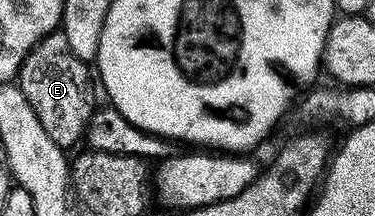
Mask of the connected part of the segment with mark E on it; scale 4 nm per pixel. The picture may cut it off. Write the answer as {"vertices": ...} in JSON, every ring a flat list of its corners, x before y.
{"vertices":[[61,30,48,33,31,52,22,57,22,67,18,69,16,87,28,98,28,106,36,110,40,126,64,150,70,150,77,140,81,141,96,111,94,92,90,89,90,72,87,61,76,58,68,47,68,38]]}

